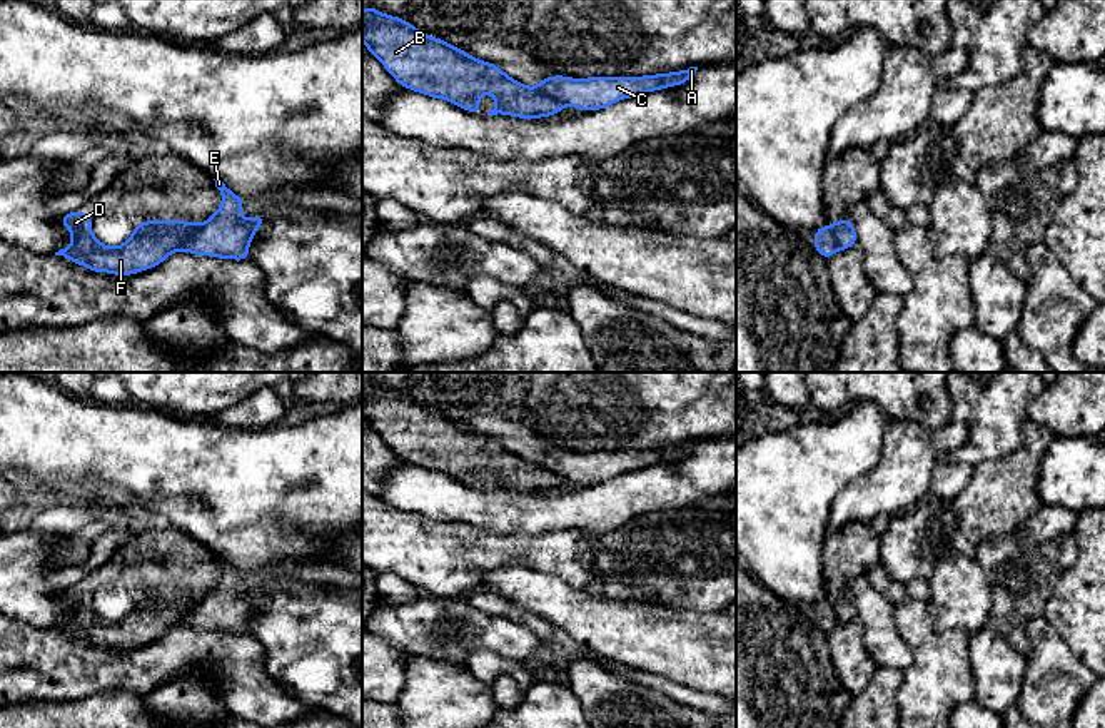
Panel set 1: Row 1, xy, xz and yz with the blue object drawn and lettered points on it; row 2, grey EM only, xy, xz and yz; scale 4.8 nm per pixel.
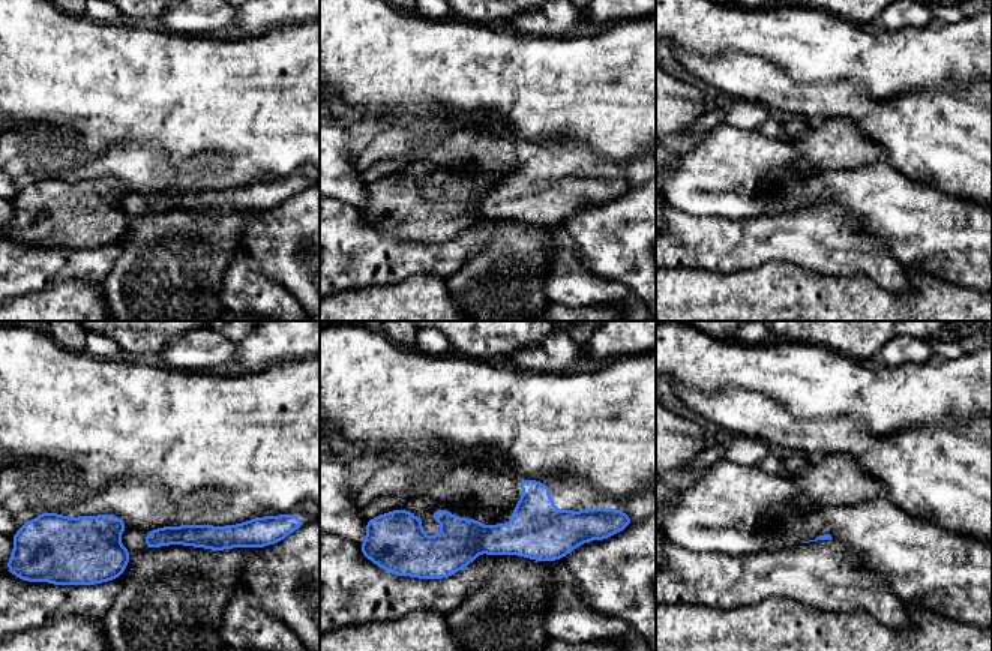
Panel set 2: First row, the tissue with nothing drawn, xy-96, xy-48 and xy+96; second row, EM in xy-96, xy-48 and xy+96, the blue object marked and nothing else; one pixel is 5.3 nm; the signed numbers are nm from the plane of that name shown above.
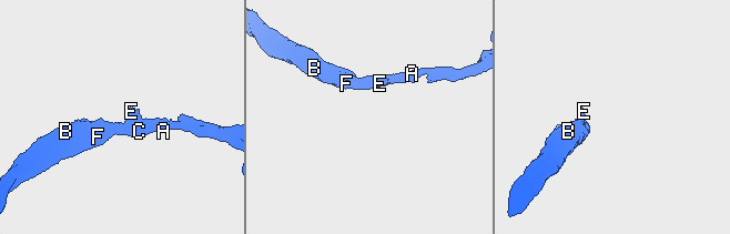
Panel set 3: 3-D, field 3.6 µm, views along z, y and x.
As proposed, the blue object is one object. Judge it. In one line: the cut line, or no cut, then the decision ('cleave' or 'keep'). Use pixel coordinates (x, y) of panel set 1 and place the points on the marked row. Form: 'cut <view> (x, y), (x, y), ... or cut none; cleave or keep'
cut xy (202, 224), (184, 239), (179, 249); cleave

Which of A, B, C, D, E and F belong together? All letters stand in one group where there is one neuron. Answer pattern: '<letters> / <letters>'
A C E / B D F

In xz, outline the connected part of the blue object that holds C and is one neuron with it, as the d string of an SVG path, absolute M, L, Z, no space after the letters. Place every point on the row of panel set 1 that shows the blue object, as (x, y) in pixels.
M698 67L671 73L656 73L644 77L589 77L571 78L554 75L539 80L537 90L576 107L583 112L606 109L623 99L633 99L646 92L654 92L666 87L676 87L688 82Z

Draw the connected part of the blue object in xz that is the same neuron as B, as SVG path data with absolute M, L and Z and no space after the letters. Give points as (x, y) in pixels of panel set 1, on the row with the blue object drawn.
M362 8L362 43L401 87L444 99L481 114L477 99L489 94L496 107L487 115L526 120L561 114L564 104L511 78L499 67L467 55L462 48L429 37L409 22Z

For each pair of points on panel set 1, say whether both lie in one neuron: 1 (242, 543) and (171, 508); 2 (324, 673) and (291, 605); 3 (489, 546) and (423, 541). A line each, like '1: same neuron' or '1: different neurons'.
1: same neuron
2: same neuron
3: same neuron

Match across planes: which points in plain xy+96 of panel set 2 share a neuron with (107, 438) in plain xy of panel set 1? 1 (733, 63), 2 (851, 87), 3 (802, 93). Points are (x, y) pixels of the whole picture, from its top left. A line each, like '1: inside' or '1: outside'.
1: outside
2: outside
3: outside

